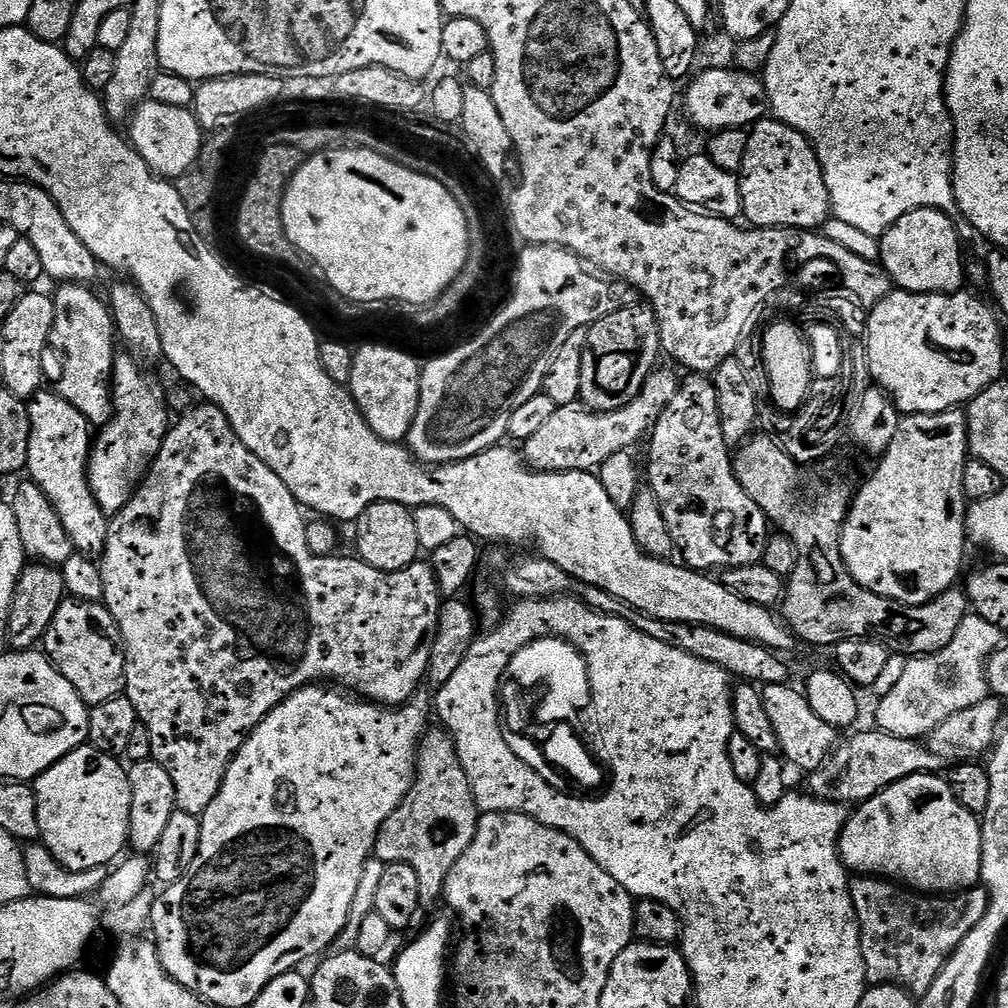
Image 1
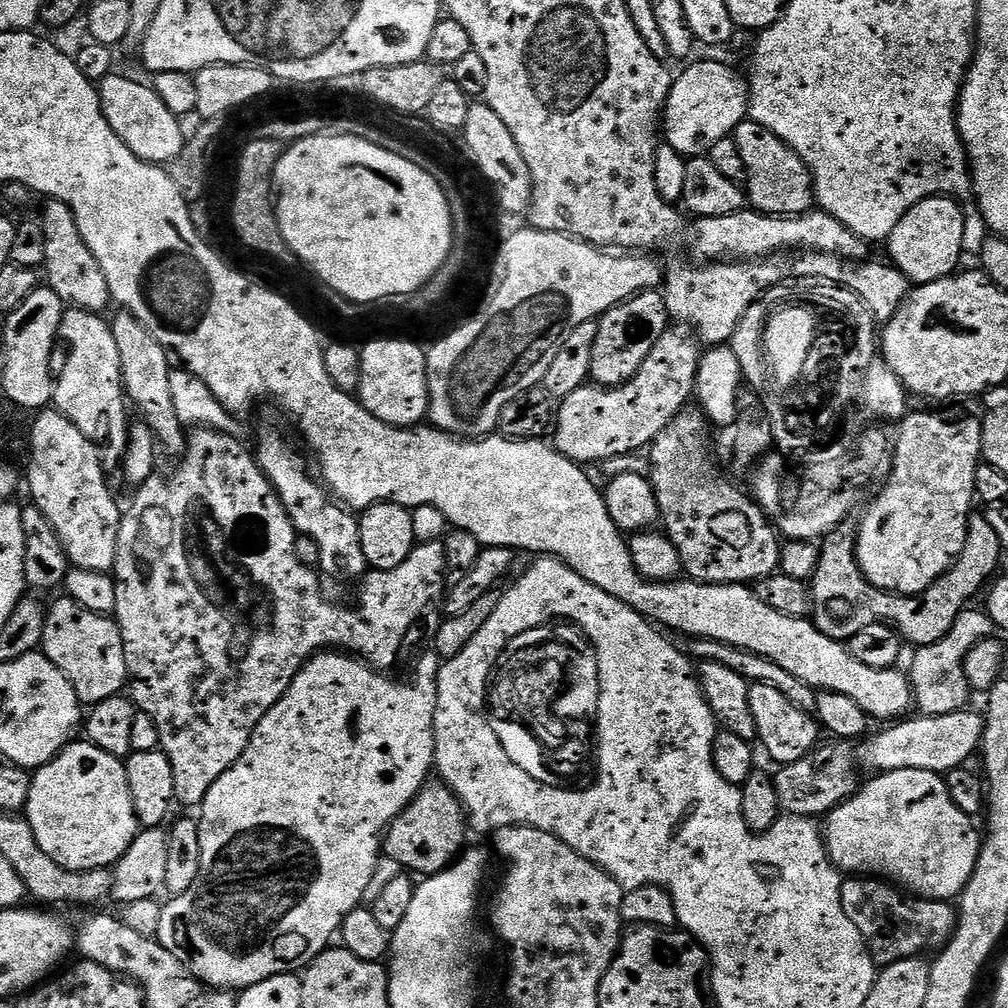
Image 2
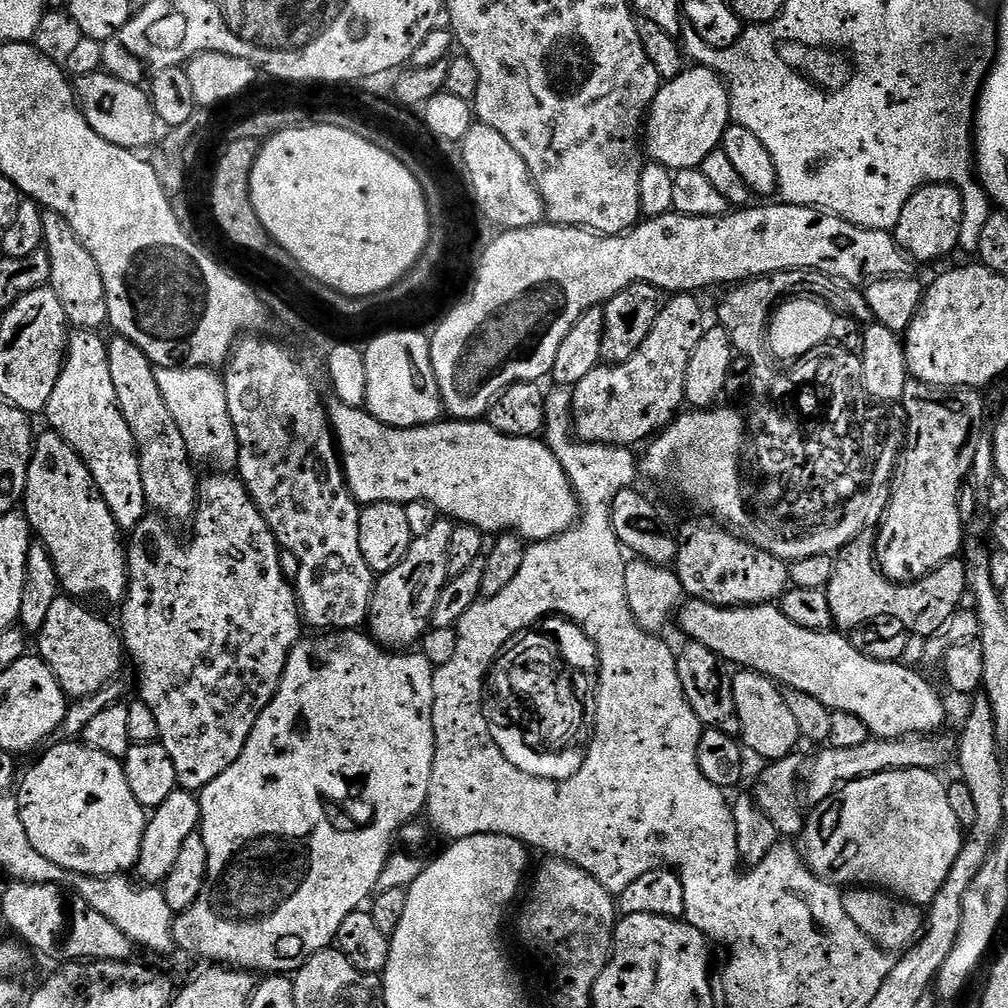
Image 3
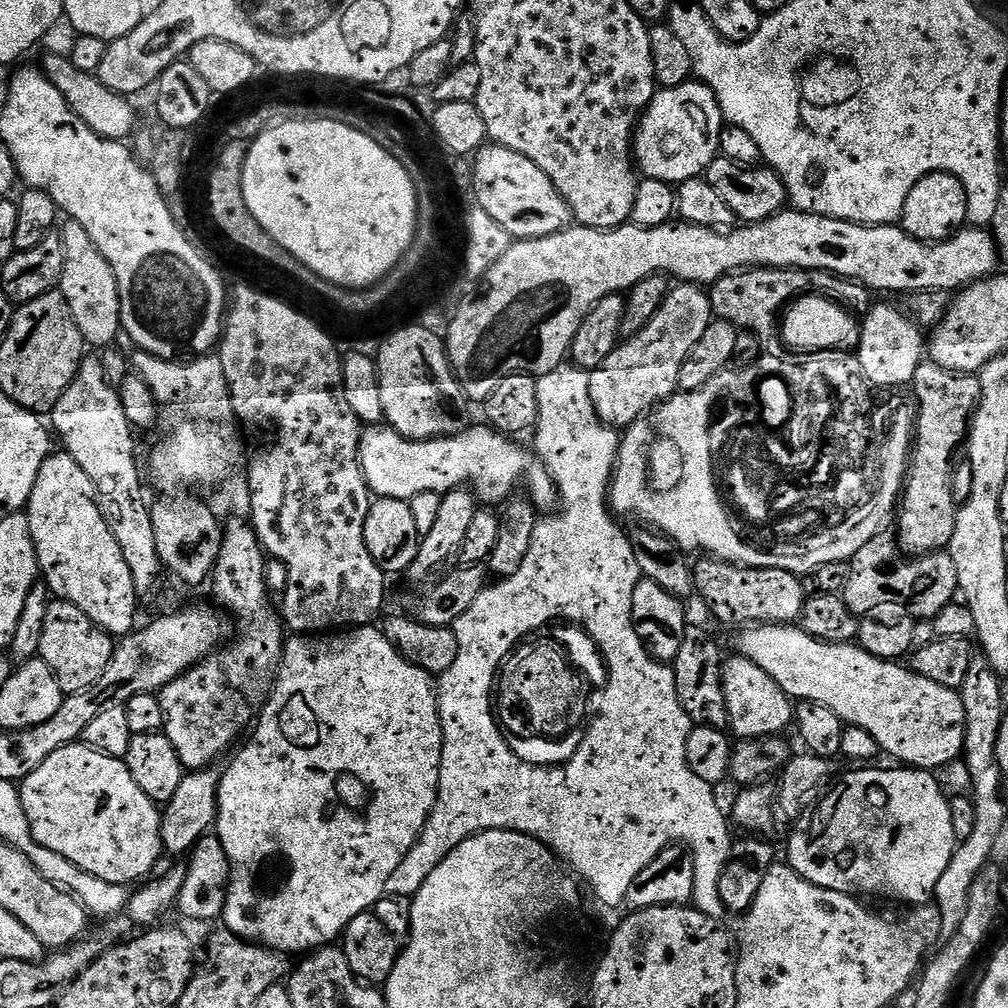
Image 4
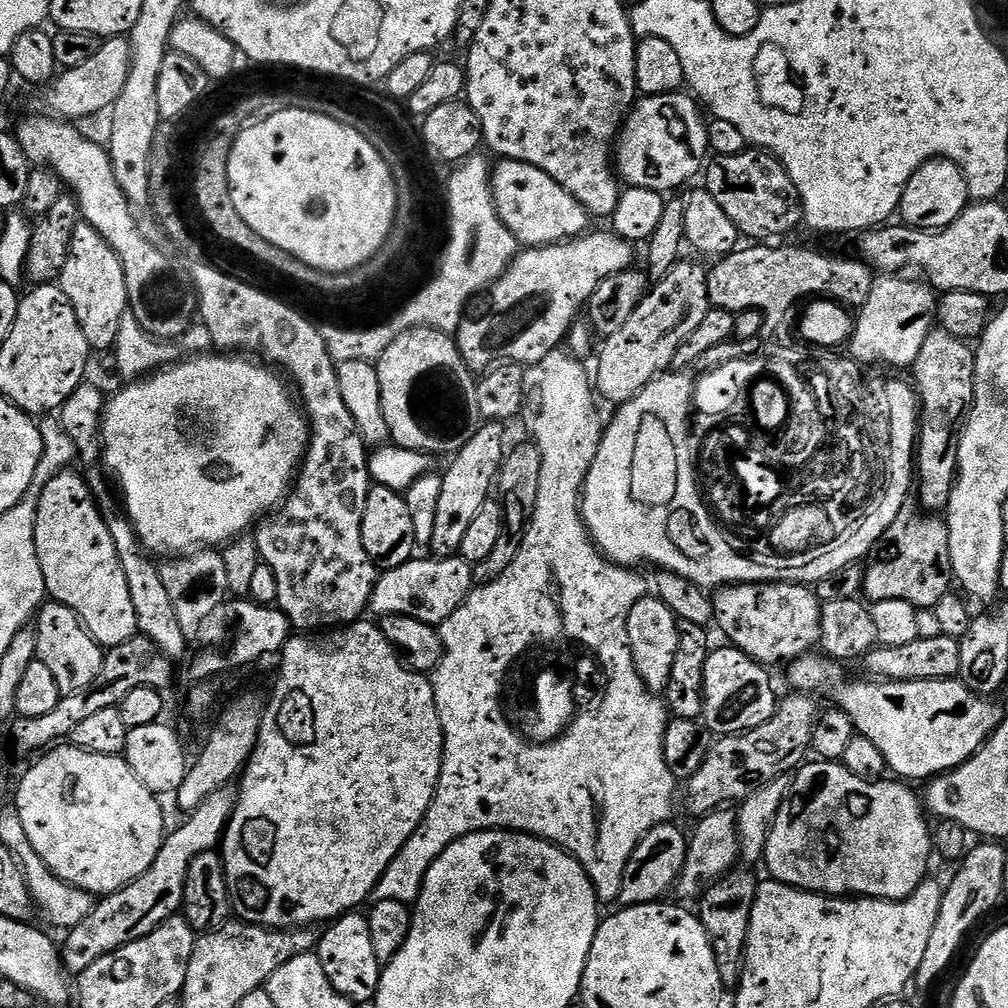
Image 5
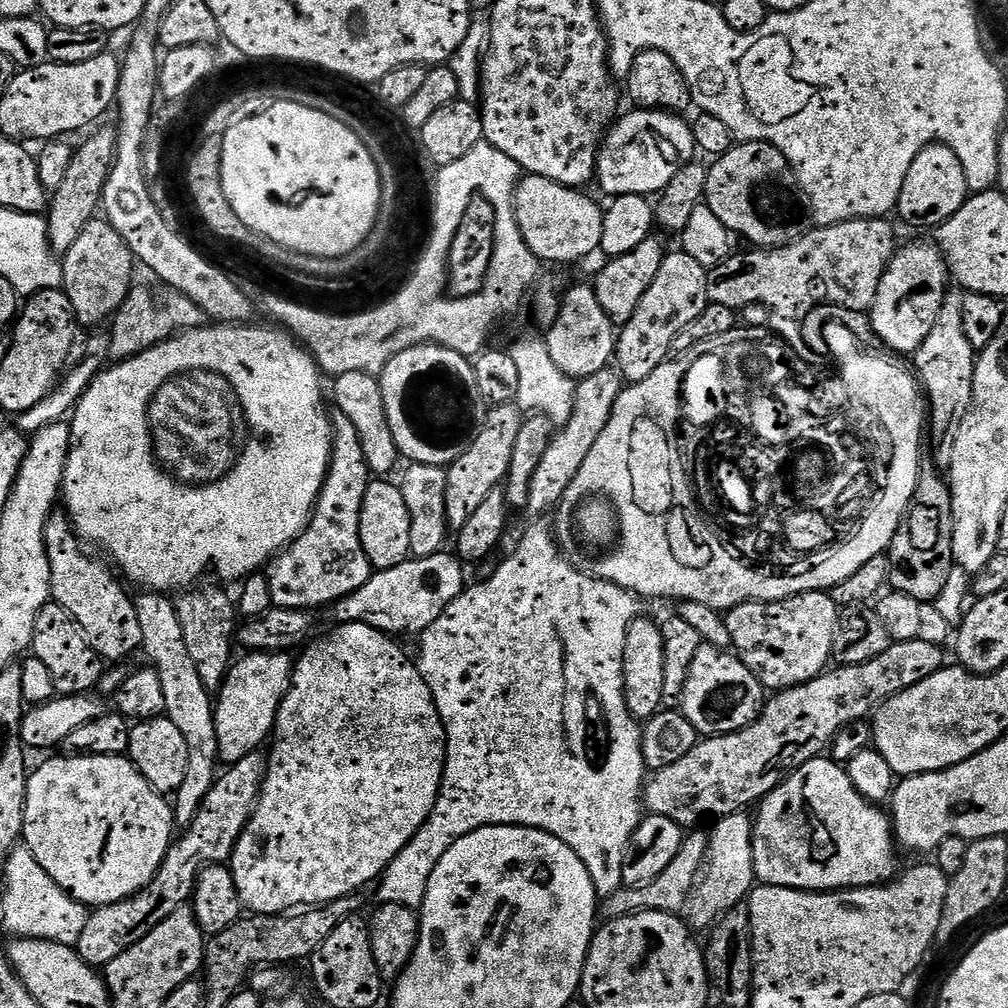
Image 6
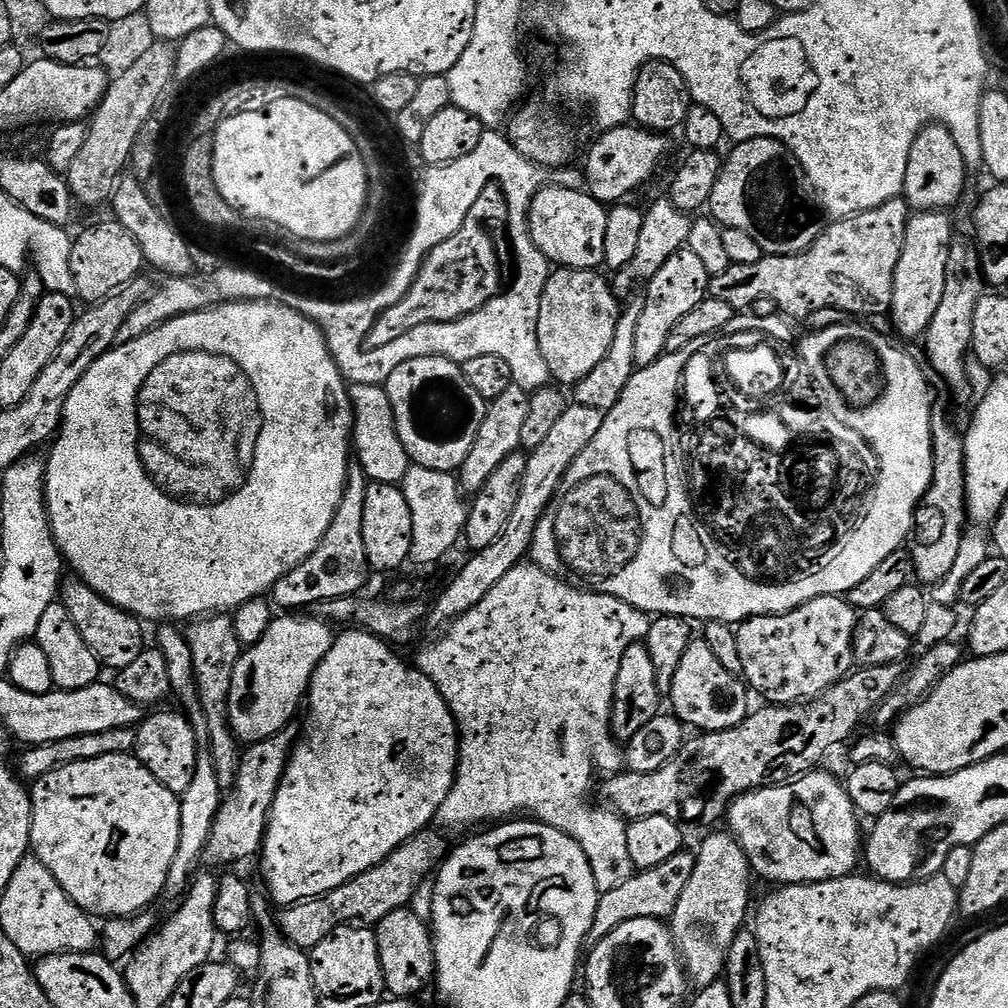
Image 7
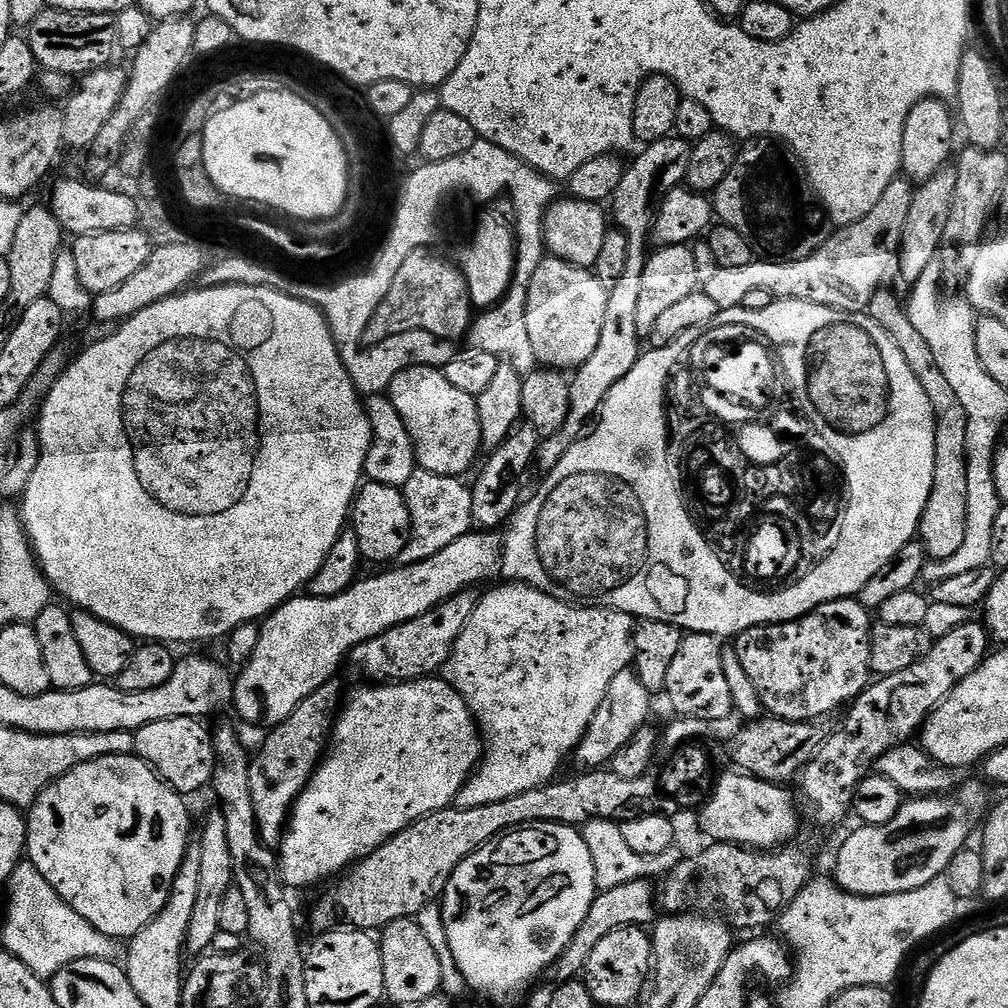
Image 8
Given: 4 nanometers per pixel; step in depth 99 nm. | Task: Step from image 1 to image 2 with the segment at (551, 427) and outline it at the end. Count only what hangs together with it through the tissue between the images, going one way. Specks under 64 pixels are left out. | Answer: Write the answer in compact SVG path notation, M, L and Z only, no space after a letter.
M669 330L662 334L662 338L658 338L654 350L646 358L646 362L642 362L633 380L626 381L618 388L585 386L574 390L574 394L559 401L558 411L554 417L554 433L556 432L554 446L563 456L581 466L589 466L588 464L600 466L604 461L615 456L630 456L639 453L647 449L656 436L662 434L662 430L666 430L668 423L678 413L684 411L694 396L696 371L700 365L702 348L695 335L684 330L676 331L680 332Z

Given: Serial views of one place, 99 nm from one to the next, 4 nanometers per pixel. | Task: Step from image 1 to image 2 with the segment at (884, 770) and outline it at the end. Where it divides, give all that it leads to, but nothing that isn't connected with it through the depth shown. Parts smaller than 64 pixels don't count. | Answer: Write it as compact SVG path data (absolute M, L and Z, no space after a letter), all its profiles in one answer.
M828 742L823 746L817 747L815 750L808 753L798 762L783 765L773 777L775 790L780 802L781 809L790 816L810 816L813 818L827 817L828 813L842 803L843 800L848 800L851 796L856 795L861 787L862 779L856 773L858 764L858 752L851 743L848 742Z

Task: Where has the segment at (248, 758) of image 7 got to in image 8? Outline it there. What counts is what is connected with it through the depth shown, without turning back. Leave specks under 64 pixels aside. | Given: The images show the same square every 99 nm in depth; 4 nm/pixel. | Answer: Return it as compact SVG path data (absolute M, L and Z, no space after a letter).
M336 682L323 684L318 691L310 694L310 698L303 700L286 722L276 725L265 735L268 737L264 745L251 757L250 794L254 798L254 814L260 836L267 848L279 849L292 806L326 755L341 704L342 692L340 696Z

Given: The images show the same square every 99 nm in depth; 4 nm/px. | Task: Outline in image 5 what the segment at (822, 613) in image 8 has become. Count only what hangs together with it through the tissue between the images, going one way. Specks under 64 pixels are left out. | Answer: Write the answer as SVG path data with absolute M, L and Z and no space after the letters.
M730 584L715 589L711 597L715 627L724 631L724 636L731 647L744 652L751 660L759 664L787 665L800 656L807 656L820 643L820 599L815 591L806 584Z

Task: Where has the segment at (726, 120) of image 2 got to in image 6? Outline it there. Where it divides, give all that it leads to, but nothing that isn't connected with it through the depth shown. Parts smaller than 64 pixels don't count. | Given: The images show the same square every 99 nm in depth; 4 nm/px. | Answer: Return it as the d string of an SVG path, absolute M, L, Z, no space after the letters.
M637 107L636 112L625 111L609 128L600 143L596 159L595 183L600 183L608 198L617 196L655 197L678 174L684 164L693 163L698 149L692 124L672 110L653 110Z

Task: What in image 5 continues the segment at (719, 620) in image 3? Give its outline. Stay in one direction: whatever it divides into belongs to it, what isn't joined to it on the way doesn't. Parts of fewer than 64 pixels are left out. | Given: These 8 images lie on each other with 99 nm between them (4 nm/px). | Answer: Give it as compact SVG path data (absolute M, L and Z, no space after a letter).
M809 654L791 661L786 671L797 693L829 696L832 704L851 718L855 731L870 738L870 742L882 750L889 769L908 782L928 782L953 768L961 768L1006 718L1006 712L995 704L995 699L977 696L959 678L914 682L877 682L872 678L844 681L840 668L843 667L837 661Z

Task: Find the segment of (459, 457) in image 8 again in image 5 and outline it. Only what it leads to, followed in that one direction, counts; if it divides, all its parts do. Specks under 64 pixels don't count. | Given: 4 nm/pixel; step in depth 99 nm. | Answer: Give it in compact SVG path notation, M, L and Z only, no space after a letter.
M413 328L401 331L399 336L392 337L389 340L386 350L380 355L379 360L375 361L378 370L378 386L382 386L382 414L386 414L386 426L391 443L398 448L406 450L414 450L415 452L427 452L433 457L439 458L443 452L447 454L455 454L462 450L462 446L466 446L466 442L470 442L470 438L474 438L474 434L478 434L482 417L478 410L478 383L477 377L466 366L466 362L462 358L460 349L457 348L455 339L449 333L439 332L436 328Z

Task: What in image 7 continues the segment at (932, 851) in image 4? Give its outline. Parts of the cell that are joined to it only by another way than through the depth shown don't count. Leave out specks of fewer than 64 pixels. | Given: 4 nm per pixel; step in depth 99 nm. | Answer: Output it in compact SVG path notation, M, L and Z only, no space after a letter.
M813 770L791 782L773 787L744 792L729 804L726 813L727 827L748 856L748 863L757 877L769 880L772 886L789 884L817 884L853 875L856 863L862 860L861 817L856 811L847 787L828 772Z

